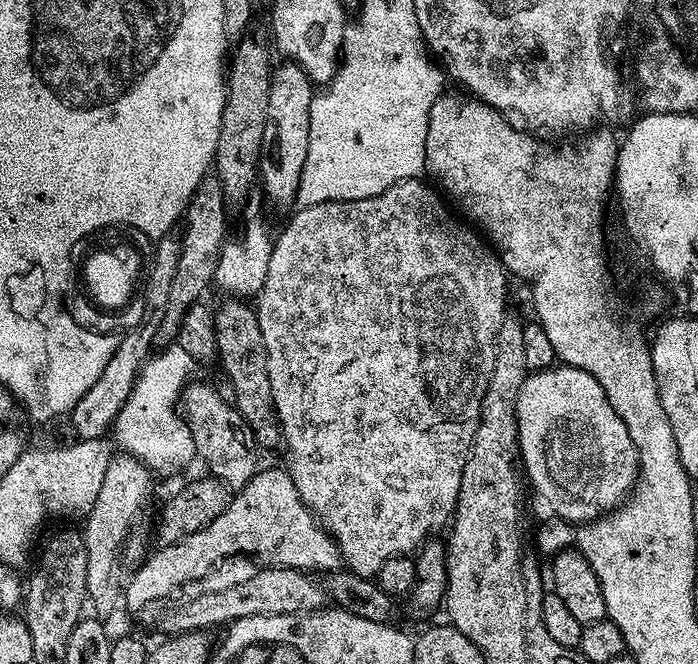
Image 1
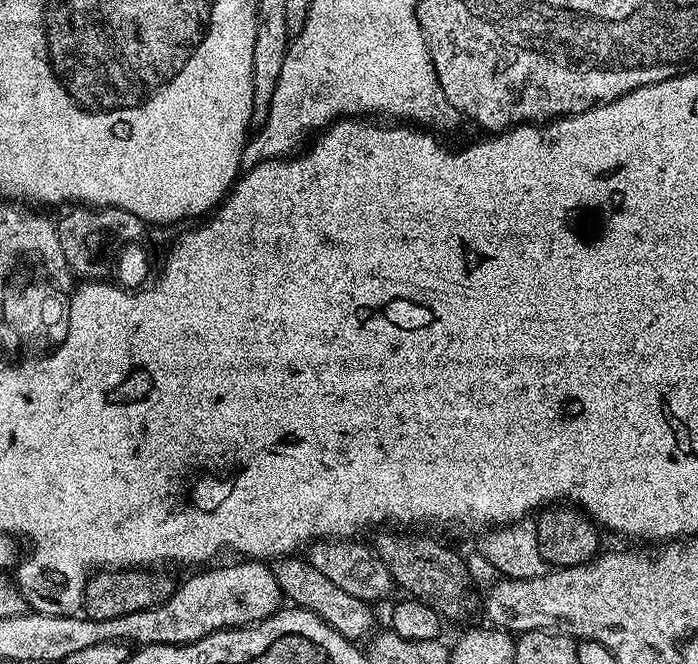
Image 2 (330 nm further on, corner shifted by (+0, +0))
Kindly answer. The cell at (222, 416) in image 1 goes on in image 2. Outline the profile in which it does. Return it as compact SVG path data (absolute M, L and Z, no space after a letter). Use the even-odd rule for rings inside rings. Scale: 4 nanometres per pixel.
M298 556L281 557L272 569L281 595L285 599L290 598L289 601L293 605L322 617L332 629L338 630L348 640L359 641L358 638L364 635L367 637L373 631L374 618L370 612L371 605L339 589L321 571L315 570L307 559L301 557L298 559Z

